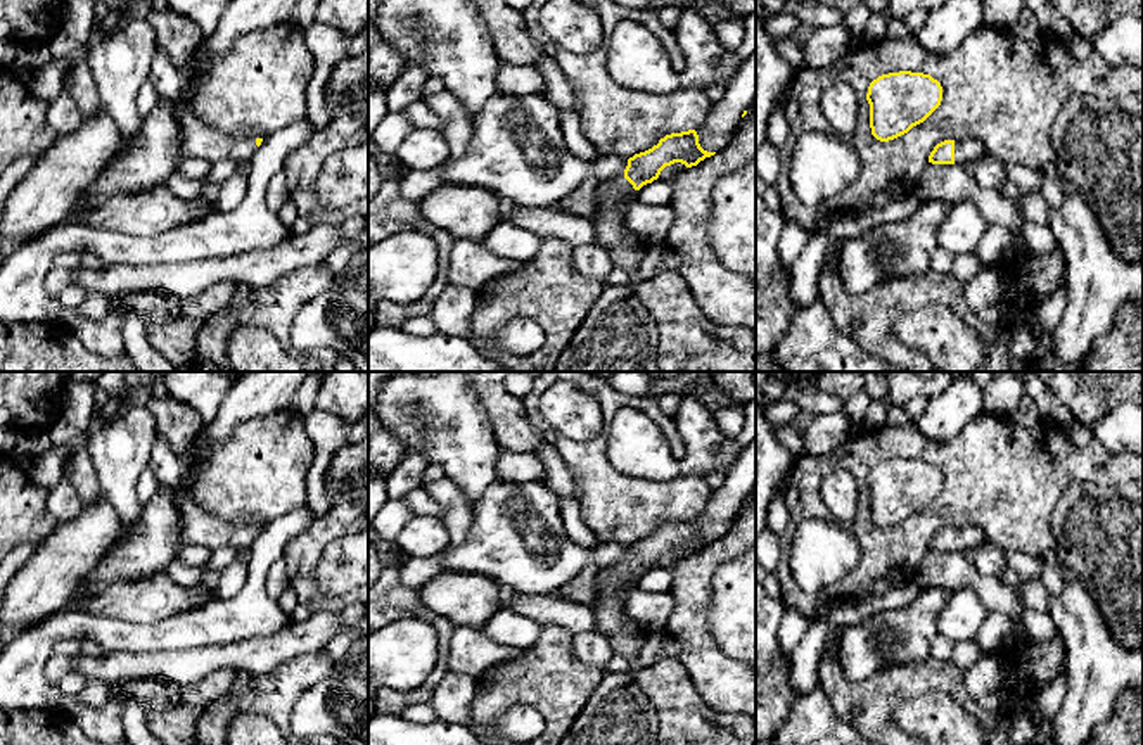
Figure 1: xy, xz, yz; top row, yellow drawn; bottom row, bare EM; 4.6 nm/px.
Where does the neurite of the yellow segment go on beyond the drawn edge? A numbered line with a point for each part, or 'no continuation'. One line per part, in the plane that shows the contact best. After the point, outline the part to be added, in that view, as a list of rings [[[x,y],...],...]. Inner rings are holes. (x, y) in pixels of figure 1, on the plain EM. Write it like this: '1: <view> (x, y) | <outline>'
1: yz (967, 538) | [[[977,525],[955,527],[955,551],[970,555],[984,541],[986,536]]]

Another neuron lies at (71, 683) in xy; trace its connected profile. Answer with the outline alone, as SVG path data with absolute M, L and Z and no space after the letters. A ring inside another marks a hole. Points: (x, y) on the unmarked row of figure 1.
M69 672L69 674L64 674L64 678L57 686L64 695L76 695L85 690L86 679L80 672Z

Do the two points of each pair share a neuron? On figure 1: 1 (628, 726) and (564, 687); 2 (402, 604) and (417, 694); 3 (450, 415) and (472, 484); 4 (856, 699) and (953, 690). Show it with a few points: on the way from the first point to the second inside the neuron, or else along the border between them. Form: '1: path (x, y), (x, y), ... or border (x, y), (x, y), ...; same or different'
1: border (604, 673), (585, 707), (569, 726); different
2: path (427, 614), (443, 630), (443, 661), (440, 669); same
3: path (459, 432), (472, 467); same
4: path (881, 694), (896, 683), (929, 683); same

